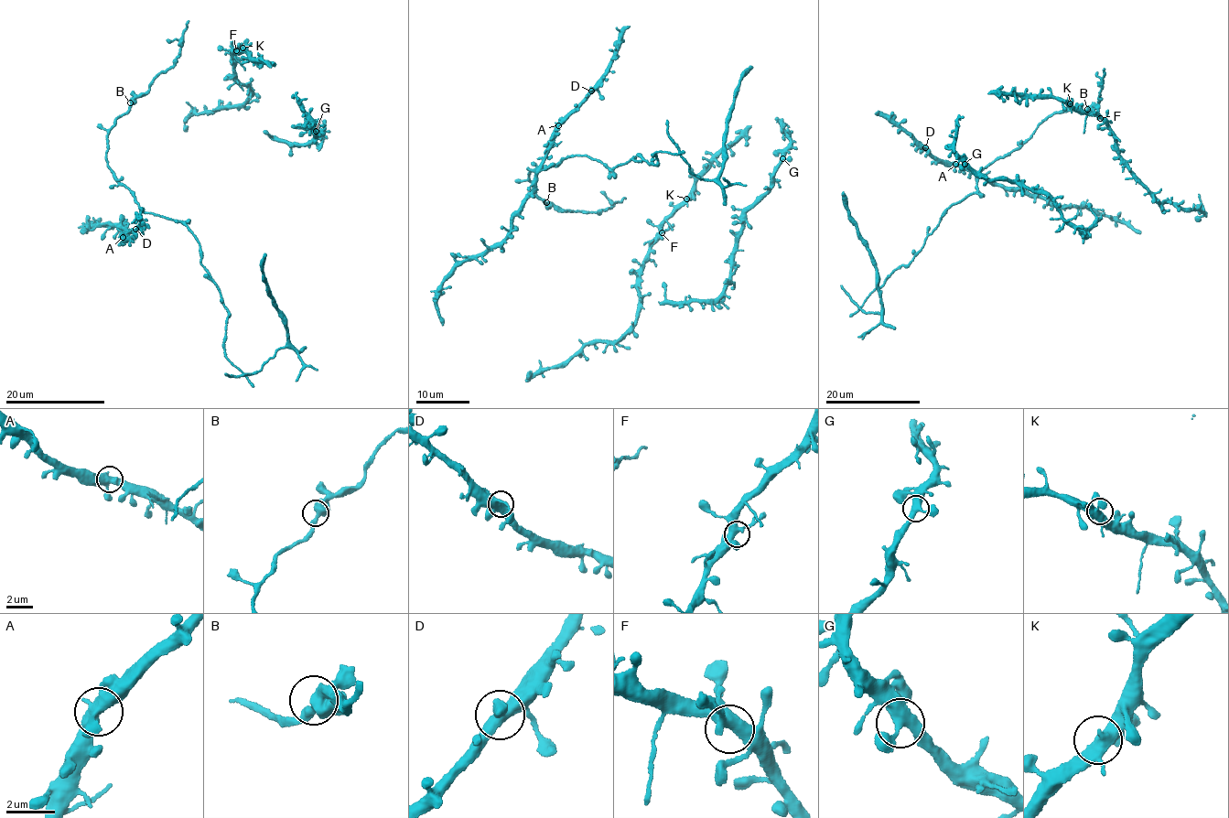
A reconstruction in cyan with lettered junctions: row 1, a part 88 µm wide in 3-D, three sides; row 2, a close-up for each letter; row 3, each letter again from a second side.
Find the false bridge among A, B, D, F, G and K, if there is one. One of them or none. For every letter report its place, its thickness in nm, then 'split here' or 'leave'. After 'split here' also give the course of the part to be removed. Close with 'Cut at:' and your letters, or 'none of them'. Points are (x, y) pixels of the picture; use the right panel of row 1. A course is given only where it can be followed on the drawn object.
A: (955, 164) | 400 nm | leave
B: (1087, 109) | 480 nm | leave
D: (925, 147) | 400 nm | leave
F: (1100, 118) | 440 nm | leave
G: (964, 164) | 400 nm | leave
K: (1070, 103) | 400 nm | leave
Cut at: none of them

